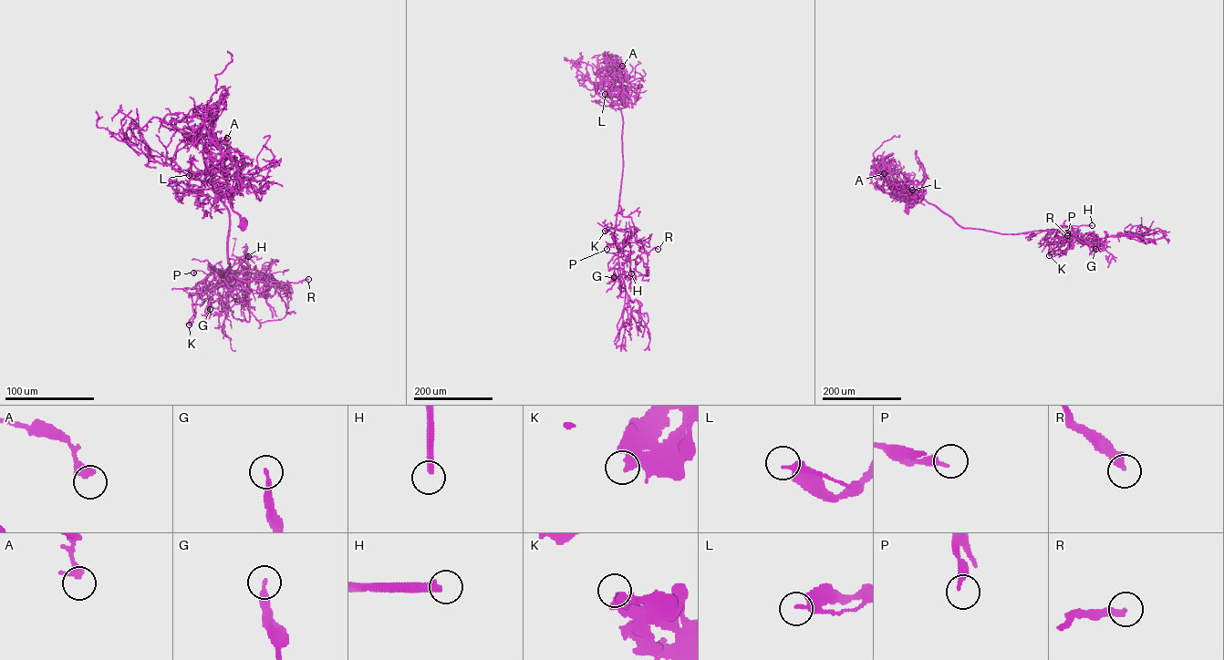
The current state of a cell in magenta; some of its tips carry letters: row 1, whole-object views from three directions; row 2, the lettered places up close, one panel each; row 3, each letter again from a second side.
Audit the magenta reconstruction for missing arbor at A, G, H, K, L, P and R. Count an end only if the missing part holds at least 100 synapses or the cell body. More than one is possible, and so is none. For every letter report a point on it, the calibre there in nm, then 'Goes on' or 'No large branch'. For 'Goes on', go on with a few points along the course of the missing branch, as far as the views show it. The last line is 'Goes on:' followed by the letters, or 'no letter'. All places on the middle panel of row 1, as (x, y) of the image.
A: Place: (622, 66). Thickness 320 nm. No large branch
G: Place: (614, 277). Thickness 280 nm. No large branch
H: Place: (631, 273). Thickness 280 nm. Goes on. Course of what is missing: (631, 273), (631, 286), (638, 289), (644, 286), (648, 294)
K: Place: (605, 231). Thickness 500 nm. No large branch
L: Place: (605, 94). Thickness 320 nm. No large branch
P: Place: (606, 249). Thickness 240 nm. No large branch
R: Place: (658, 249). Thickness 320 nm. No large branch
Goes on: H

